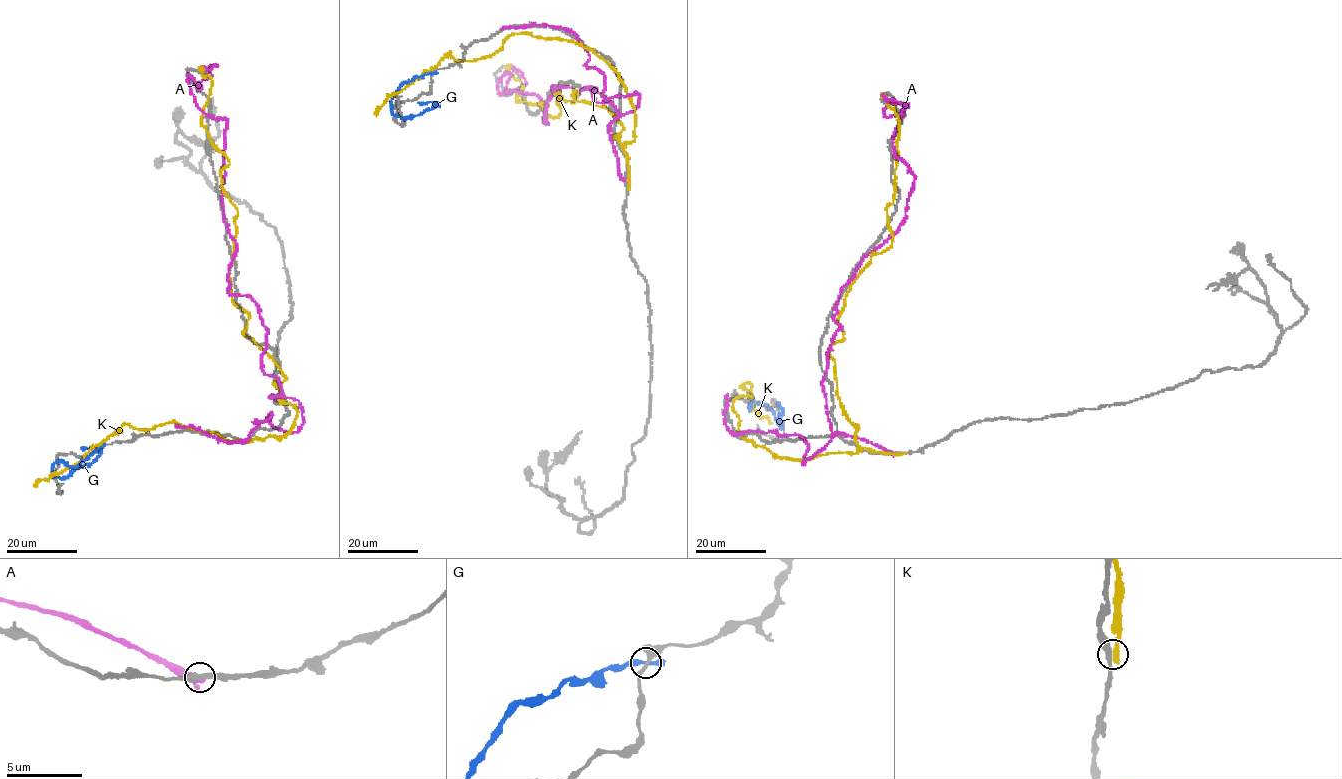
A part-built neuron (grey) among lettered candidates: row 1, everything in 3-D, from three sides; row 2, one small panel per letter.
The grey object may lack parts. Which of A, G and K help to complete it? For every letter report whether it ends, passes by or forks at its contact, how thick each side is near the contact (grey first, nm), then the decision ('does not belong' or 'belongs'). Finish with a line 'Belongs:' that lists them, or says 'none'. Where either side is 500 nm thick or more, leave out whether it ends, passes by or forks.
A: 340/550 nm | does not belong
G: it passes by | 320/200 nm | does not belong
K: it ends | 280/360 nm | does not belong
Belongs: none

